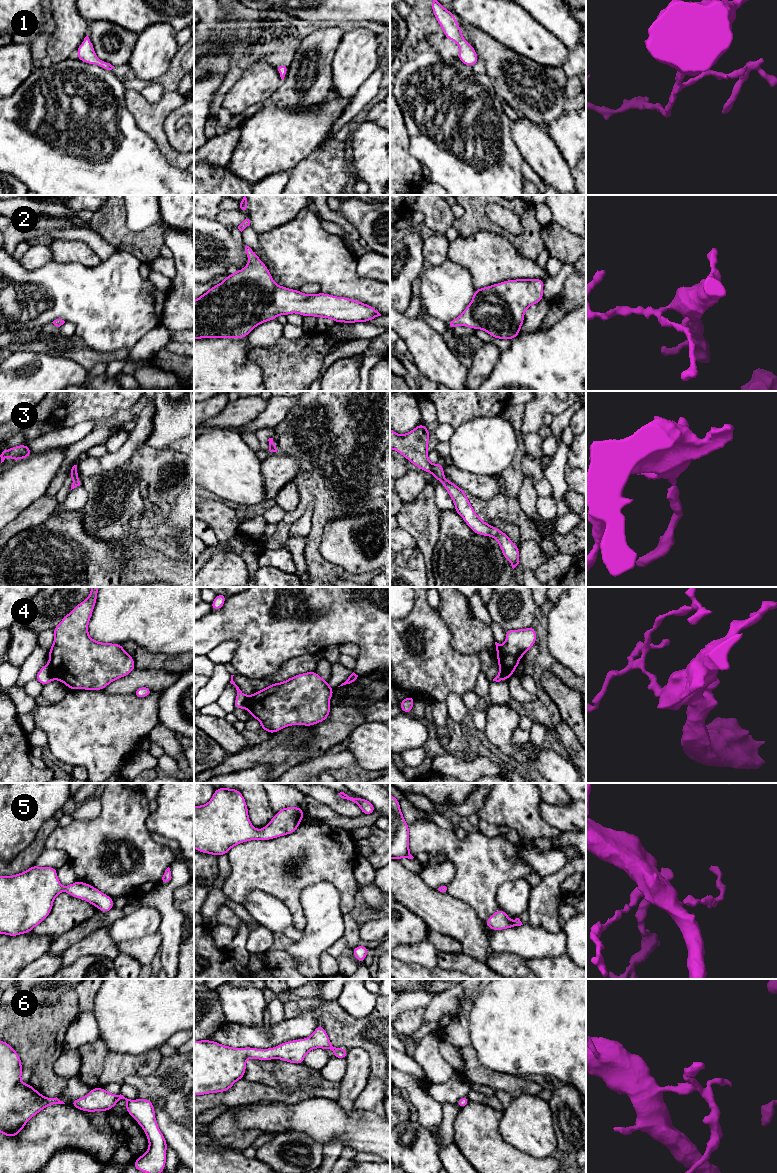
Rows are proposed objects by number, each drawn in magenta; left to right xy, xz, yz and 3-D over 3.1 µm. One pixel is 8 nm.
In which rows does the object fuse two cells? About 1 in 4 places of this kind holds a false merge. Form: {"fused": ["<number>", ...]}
{"fused": ["4"]}

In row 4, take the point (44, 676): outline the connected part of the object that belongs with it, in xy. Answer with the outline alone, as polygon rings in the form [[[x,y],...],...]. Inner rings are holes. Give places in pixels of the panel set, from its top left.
[[[44,665],[37,673],[35,679],[43,686],[51,682],[54,679],[54,677],[52,675],[50,665]]]

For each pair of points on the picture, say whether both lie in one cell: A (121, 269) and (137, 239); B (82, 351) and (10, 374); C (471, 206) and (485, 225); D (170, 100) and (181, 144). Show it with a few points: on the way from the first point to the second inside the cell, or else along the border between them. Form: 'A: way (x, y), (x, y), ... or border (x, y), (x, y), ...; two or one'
A: border (116, 250), (129, 252), (141, 262); two
B: border (41, 353), (71, 358), (84, 369); two
C: way (474, 211), (474, 214), (480, 220); one
D: border (183, 103), (166, 118), (164, 122), (165, 133); two

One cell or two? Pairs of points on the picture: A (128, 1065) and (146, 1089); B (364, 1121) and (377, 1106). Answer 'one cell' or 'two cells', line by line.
A: two cells
B: two cells

